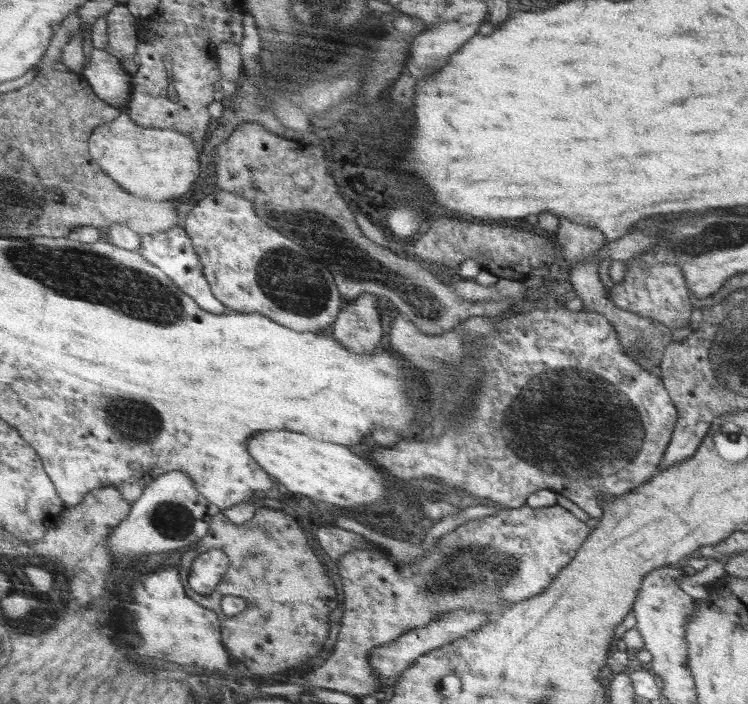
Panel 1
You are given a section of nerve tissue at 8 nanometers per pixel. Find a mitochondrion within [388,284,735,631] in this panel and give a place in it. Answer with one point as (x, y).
(543, 421)

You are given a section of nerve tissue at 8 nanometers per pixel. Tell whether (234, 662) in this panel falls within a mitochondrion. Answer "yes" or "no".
no

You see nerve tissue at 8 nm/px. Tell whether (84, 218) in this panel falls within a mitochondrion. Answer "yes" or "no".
no

